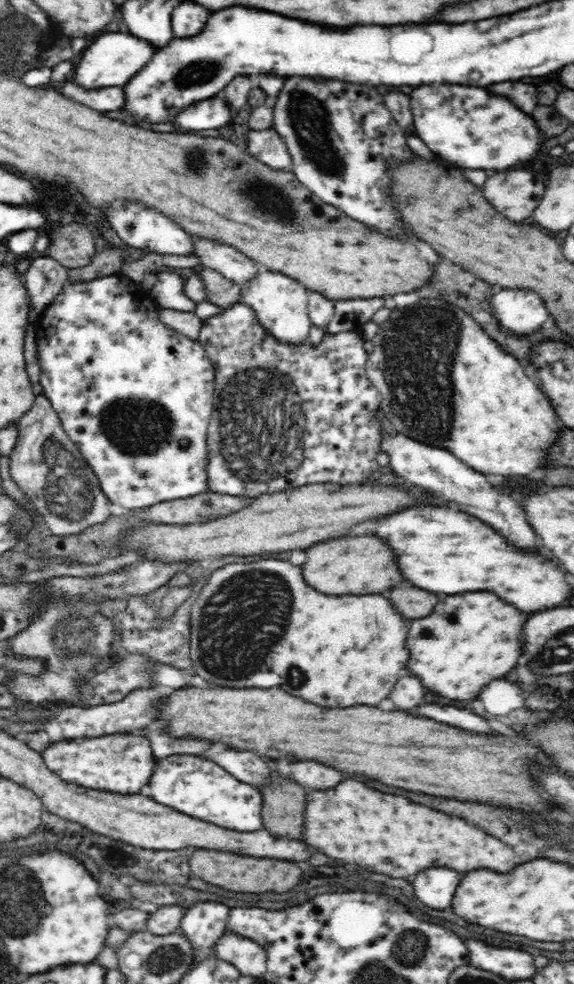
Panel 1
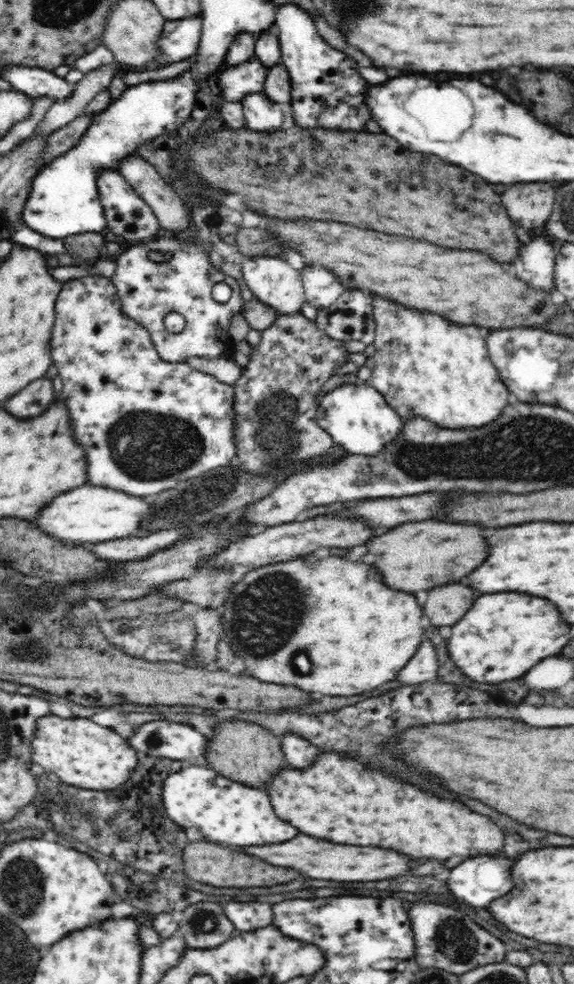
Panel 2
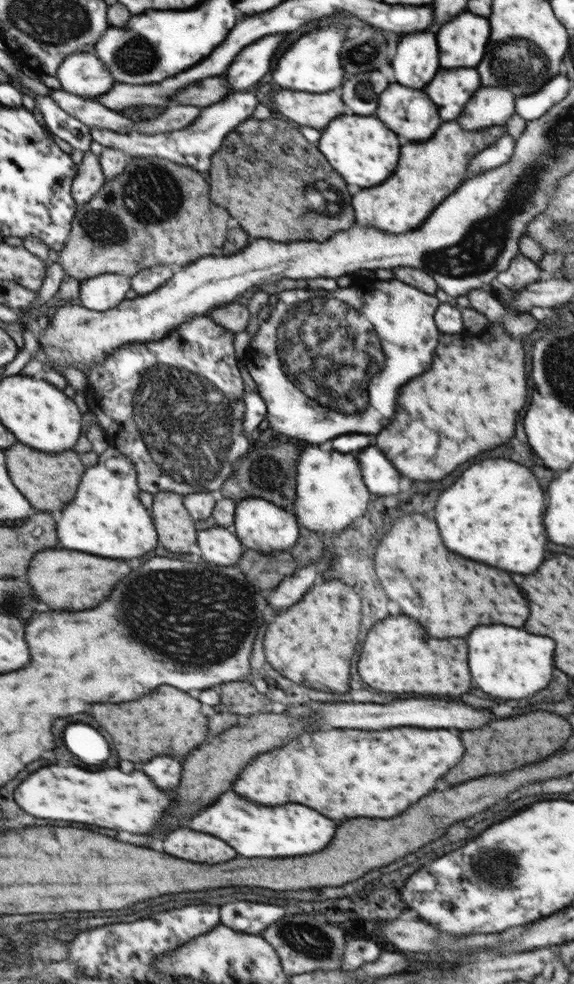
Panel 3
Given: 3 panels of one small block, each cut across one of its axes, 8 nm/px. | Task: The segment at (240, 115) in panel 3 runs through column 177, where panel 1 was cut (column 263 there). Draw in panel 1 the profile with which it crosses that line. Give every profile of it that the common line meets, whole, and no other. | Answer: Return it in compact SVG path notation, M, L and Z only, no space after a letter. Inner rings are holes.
M274 129L251 130L248 133L248 152L272 169L292 170L288 149Z

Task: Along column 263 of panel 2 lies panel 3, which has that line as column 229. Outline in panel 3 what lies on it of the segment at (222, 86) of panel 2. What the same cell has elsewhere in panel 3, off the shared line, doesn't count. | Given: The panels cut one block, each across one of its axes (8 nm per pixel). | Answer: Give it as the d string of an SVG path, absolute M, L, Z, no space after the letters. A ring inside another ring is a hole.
M290 32L268 34L245 46L222 74L228 80L230 90L250 89L257 84L270 69L272 56L278 50L278 46L286 40L288 33Z

